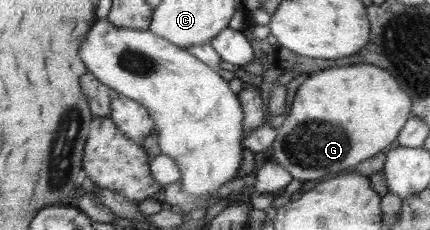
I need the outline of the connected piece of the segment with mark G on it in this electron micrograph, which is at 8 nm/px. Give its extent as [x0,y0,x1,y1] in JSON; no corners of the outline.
[272,64,412,185]

